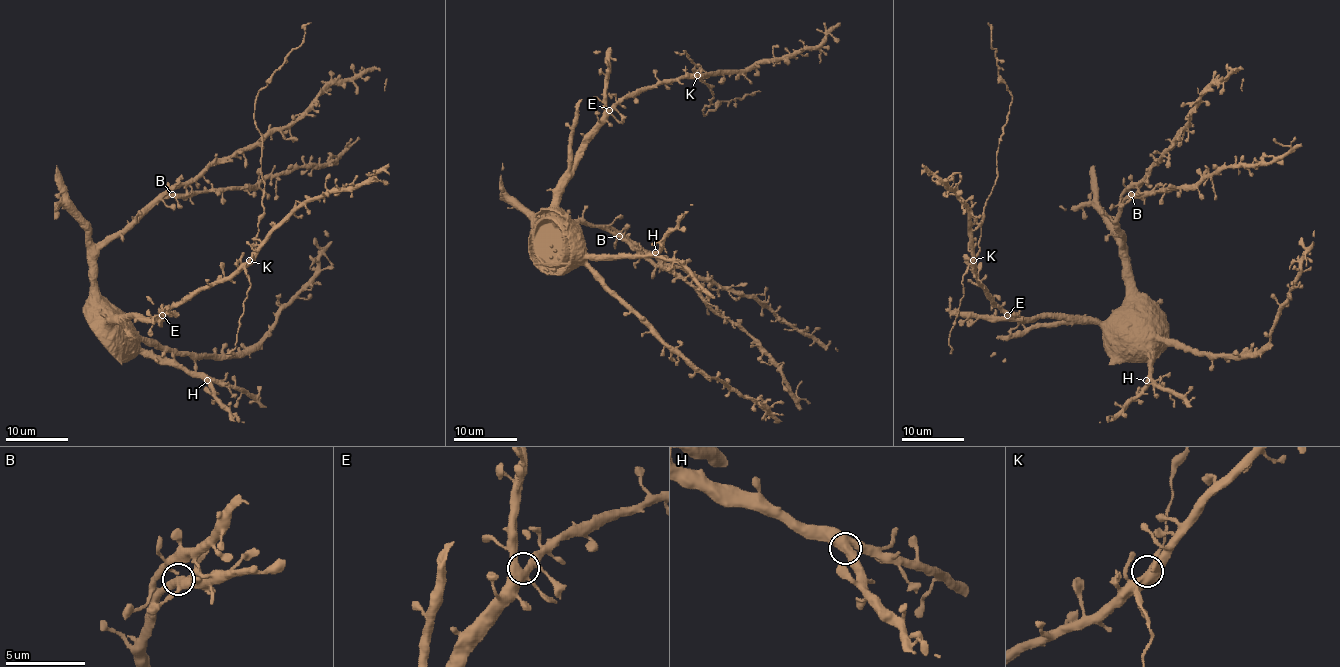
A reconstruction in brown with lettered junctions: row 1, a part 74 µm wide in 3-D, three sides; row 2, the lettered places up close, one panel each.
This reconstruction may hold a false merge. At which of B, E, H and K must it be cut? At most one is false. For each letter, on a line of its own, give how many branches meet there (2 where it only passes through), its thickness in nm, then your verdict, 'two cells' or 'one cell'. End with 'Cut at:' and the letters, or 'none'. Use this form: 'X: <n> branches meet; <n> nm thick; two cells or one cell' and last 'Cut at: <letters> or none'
B: 5 branches meet; 400 nm thick; one cell
E: 4 branches meet; 480 nm thick; one cell
H: 3 branches meet; 480 nm thick; one cell
K: 5 branches meet; 480 nm thick; one cell
Cut at: none

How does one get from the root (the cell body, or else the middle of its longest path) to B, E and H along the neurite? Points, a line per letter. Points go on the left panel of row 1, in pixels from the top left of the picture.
B: (96, 331), (97, 252), (122, 236), (156, 204), (172, 194)
E: (96, 331), (92, 328), (100, 328), (105, 323), (120, 323), (128, 317), (162, 315)
H: (96, 331), (117, 331), (140, 351), (175, 360), (190, 371), (199, 373), (207, 380)

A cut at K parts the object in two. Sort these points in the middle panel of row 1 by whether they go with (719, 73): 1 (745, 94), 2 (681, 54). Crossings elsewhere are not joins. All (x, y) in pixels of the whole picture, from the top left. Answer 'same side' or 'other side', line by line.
1: other side
2: other side

